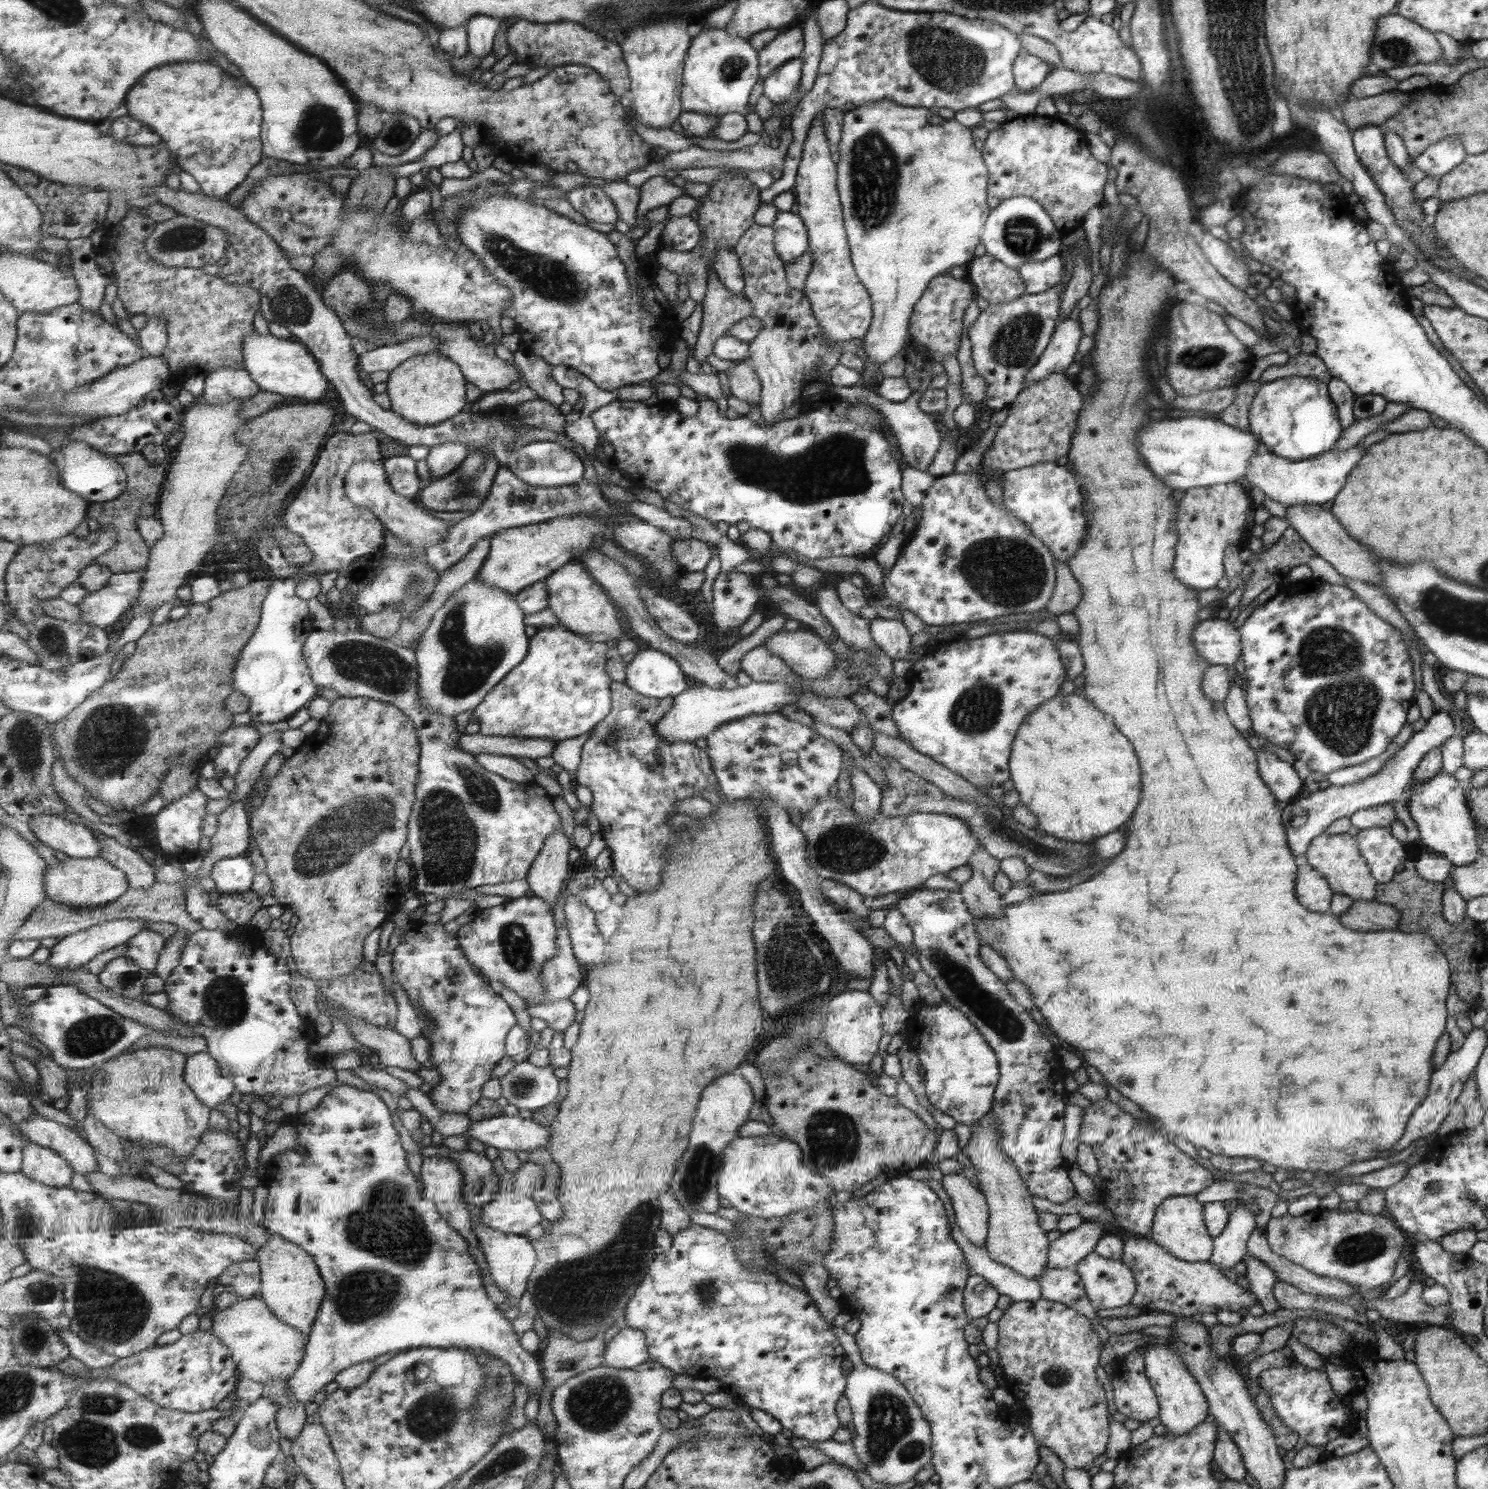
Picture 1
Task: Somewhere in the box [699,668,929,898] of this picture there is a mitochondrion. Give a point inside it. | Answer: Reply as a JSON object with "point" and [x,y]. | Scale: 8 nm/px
{"point":[844,848]}

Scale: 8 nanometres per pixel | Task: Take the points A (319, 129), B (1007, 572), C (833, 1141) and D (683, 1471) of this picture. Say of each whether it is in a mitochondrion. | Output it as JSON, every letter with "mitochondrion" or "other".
{"A":"mitochondrion","B":"mitochondrion","C":"mitochondrion","D":"other"}

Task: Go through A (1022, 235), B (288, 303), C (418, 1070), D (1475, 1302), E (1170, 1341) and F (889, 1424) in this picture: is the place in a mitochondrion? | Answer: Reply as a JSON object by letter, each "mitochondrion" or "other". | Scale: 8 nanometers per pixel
{"A":"mitochondrion","B":"mitochondrion","C":"other","D":"other","E":"other","F":"mitochondrion"}

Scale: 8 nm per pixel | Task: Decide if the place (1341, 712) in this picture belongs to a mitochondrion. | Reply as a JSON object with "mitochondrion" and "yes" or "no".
{"mitochondrion":"yes"}

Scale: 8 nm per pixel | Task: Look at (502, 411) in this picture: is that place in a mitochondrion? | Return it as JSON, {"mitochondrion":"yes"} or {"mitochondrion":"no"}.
{"mitochondrion":"no"}

